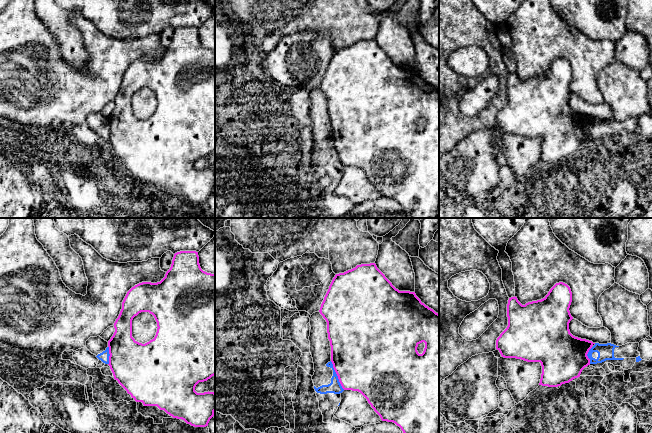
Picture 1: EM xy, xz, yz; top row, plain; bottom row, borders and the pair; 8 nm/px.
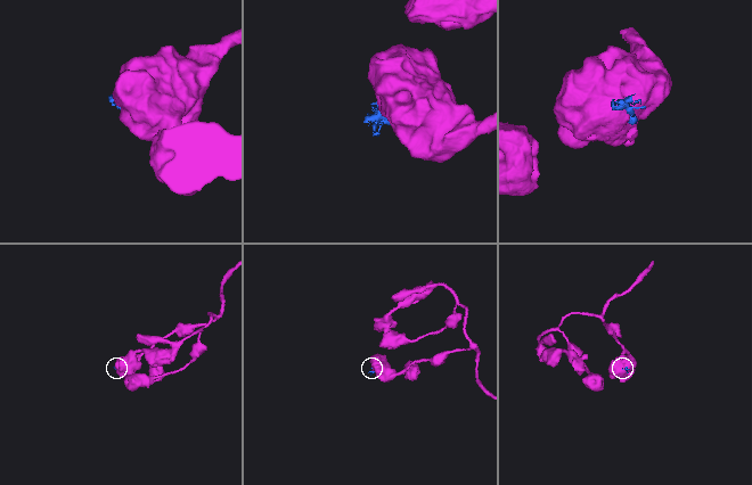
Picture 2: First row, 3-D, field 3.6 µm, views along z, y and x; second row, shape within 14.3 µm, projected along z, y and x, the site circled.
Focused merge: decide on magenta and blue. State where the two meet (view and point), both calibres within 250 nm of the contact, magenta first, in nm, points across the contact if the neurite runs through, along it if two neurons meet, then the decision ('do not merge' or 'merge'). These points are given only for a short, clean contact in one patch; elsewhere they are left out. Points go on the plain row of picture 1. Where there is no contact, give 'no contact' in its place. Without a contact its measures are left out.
meets magenta in xz at (337, 151); 500 nm thick on the magenta side, 100 nm on the other; do not merge

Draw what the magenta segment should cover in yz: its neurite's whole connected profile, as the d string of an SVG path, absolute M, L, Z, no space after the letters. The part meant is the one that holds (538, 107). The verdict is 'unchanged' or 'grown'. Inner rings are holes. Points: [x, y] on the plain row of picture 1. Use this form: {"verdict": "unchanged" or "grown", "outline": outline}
{"verdict": "unchanged", "outline": "M556 59L541 76L522 81L517 73L511 73L507 80L508 102L496 116L496 125L504 134L516 134L527 138L540 138L542 150L539 161L558 163L580 153L582 146L590 141L587 130L595 120L592 117L573 112L569 106L569 99L573 95L569 84L572 78L570 63L563 59Z"}

